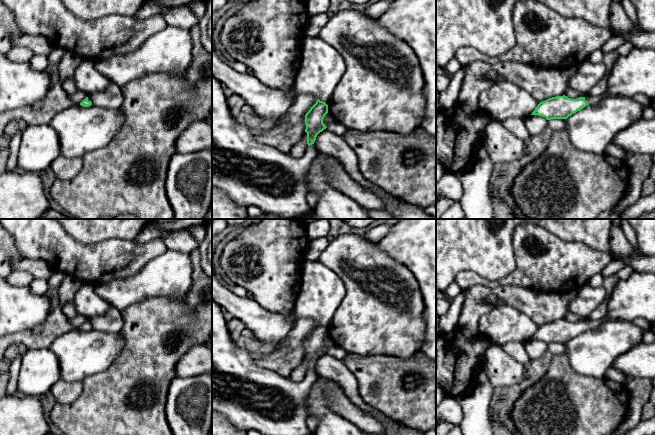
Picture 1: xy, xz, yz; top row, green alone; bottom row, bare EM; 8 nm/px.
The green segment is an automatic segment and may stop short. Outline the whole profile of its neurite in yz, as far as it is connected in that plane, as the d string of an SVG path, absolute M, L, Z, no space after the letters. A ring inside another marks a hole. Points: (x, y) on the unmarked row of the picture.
M634 271L627 279L619 279L610 299L607 314L601 320L586 320L571 323L556 320L540 326L531 339L551 343L567 343L587 329L597 328L612 320L633 322L642 318L655 324L655 273Z

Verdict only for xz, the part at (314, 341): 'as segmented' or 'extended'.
extended

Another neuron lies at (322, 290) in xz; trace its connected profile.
M305 261L295 316L314 319L328 329L345 293L345 285L336 273L319 261Z

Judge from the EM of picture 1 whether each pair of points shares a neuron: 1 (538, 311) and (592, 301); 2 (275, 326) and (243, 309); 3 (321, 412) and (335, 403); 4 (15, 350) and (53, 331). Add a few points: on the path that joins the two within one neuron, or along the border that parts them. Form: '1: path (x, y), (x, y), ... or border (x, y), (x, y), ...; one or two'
1: border (576, 292), (568, 302), (566, 311); two
2: path (267, 326), (251, 314); one
3: border (326, 383), (327, 404), (348, 420); two
4: border (10, 345), (23, 344), (27, 348); two

